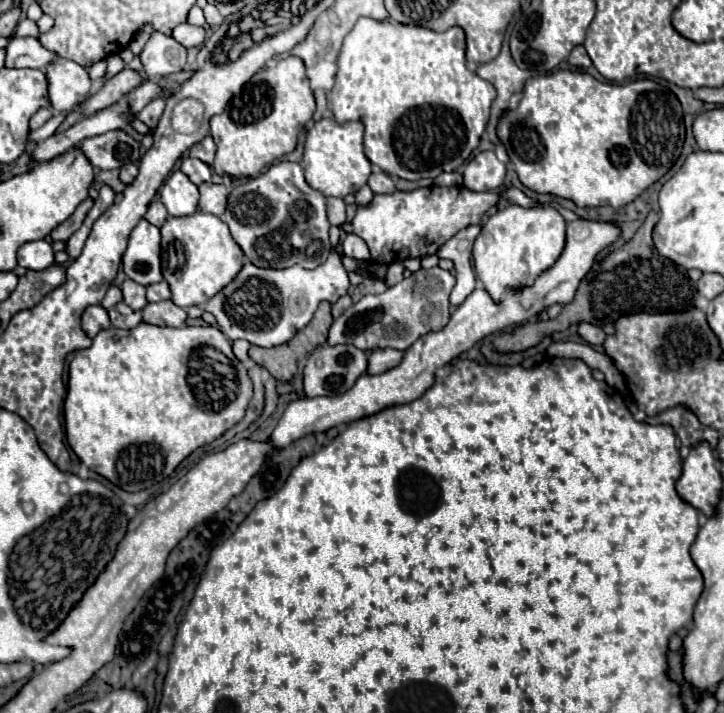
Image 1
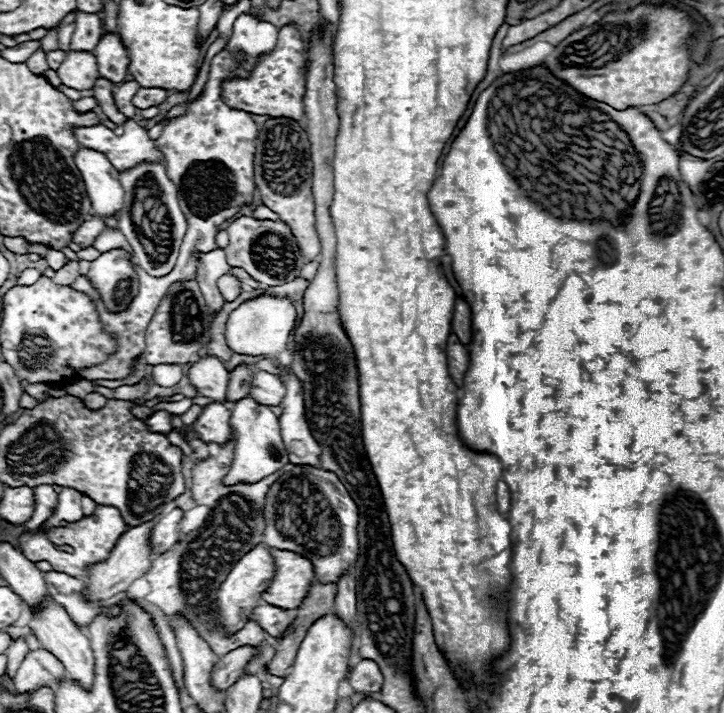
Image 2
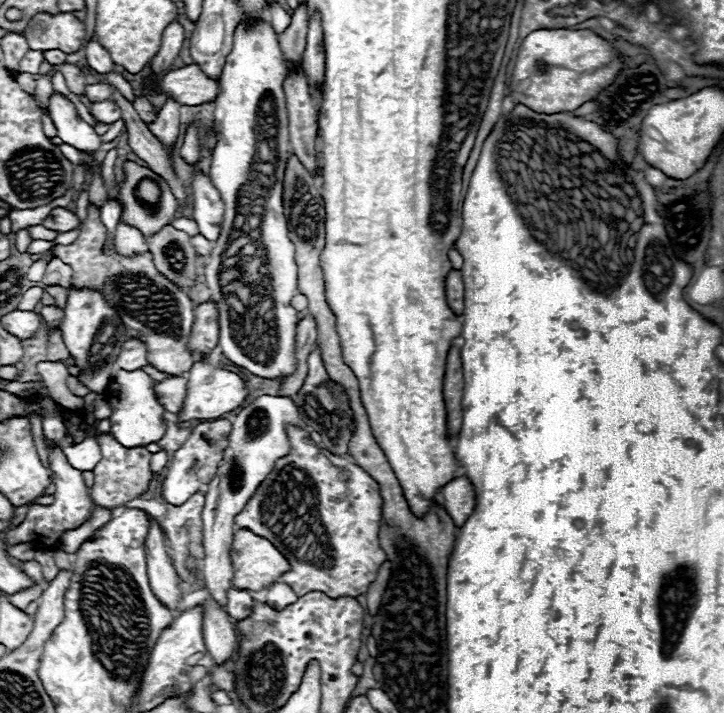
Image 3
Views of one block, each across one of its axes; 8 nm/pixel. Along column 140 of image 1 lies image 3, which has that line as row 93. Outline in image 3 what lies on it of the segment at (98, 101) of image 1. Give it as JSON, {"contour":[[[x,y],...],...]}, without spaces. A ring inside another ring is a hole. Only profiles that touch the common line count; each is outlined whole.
{"contour":[[[62,64],[60,66],[60,72],[62,76],[66,78],[66,84],[70,88],[70,92],[74,94],[84,94],[84,88],[86,88],[86,74],[74,66],[74,64]]]}

